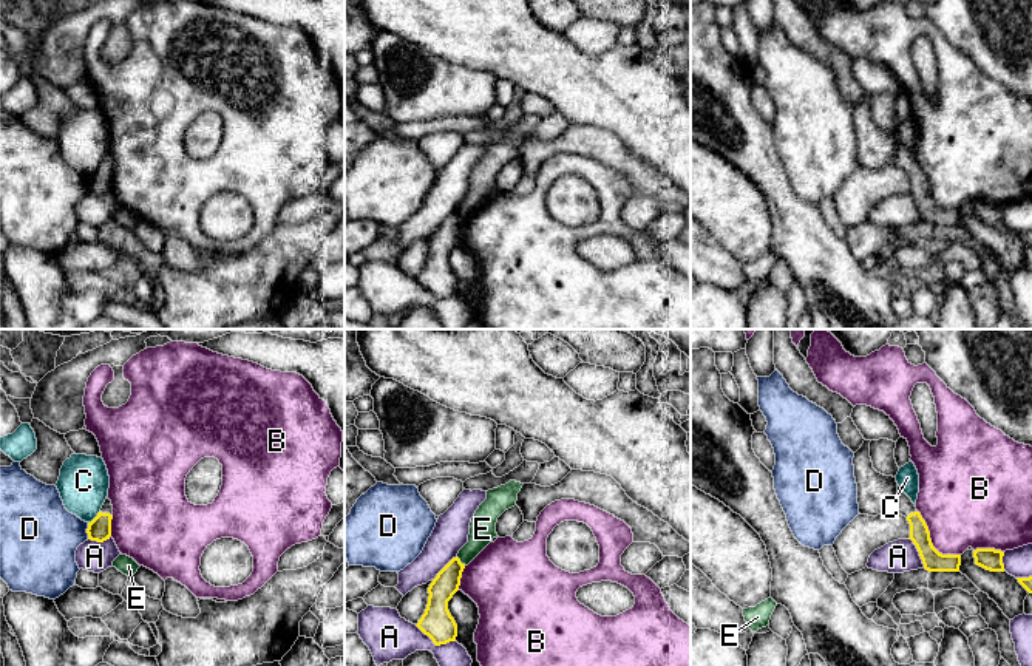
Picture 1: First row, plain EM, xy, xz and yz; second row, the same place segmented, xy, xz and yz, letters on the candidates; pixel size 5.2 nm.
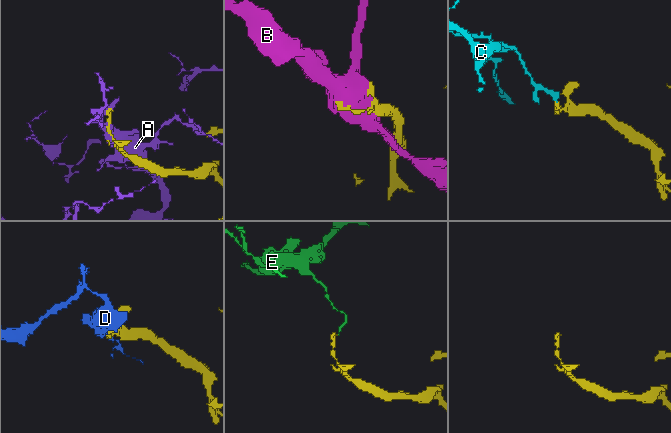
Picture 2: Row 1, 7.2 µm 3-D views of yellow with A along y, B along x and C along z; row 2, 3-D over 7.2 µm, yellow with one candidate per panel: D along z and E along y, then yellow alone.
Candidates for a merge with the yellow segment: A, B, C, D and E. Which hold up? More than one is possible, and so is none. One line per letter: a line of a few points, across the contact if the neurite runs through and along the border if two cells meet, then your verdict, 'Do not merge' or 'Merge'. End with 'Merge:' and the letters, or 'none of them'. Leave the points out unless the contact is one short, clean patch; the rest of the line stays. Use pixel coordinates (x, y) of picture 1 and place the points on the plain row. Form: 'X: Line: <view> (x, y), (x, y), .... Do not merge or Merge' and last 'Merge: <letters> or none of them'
A: Do not merge
B: Do not merge
C: Line: xy (99, 164), (88, 176). Do not merge
D: Do not merge
E: Line: xz (456, 210), (465, 218). Do not merge
Merge: none of them

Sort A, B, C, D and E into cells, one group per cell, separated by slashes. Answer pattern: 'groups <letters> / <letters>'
groups A / B / C / D / E

